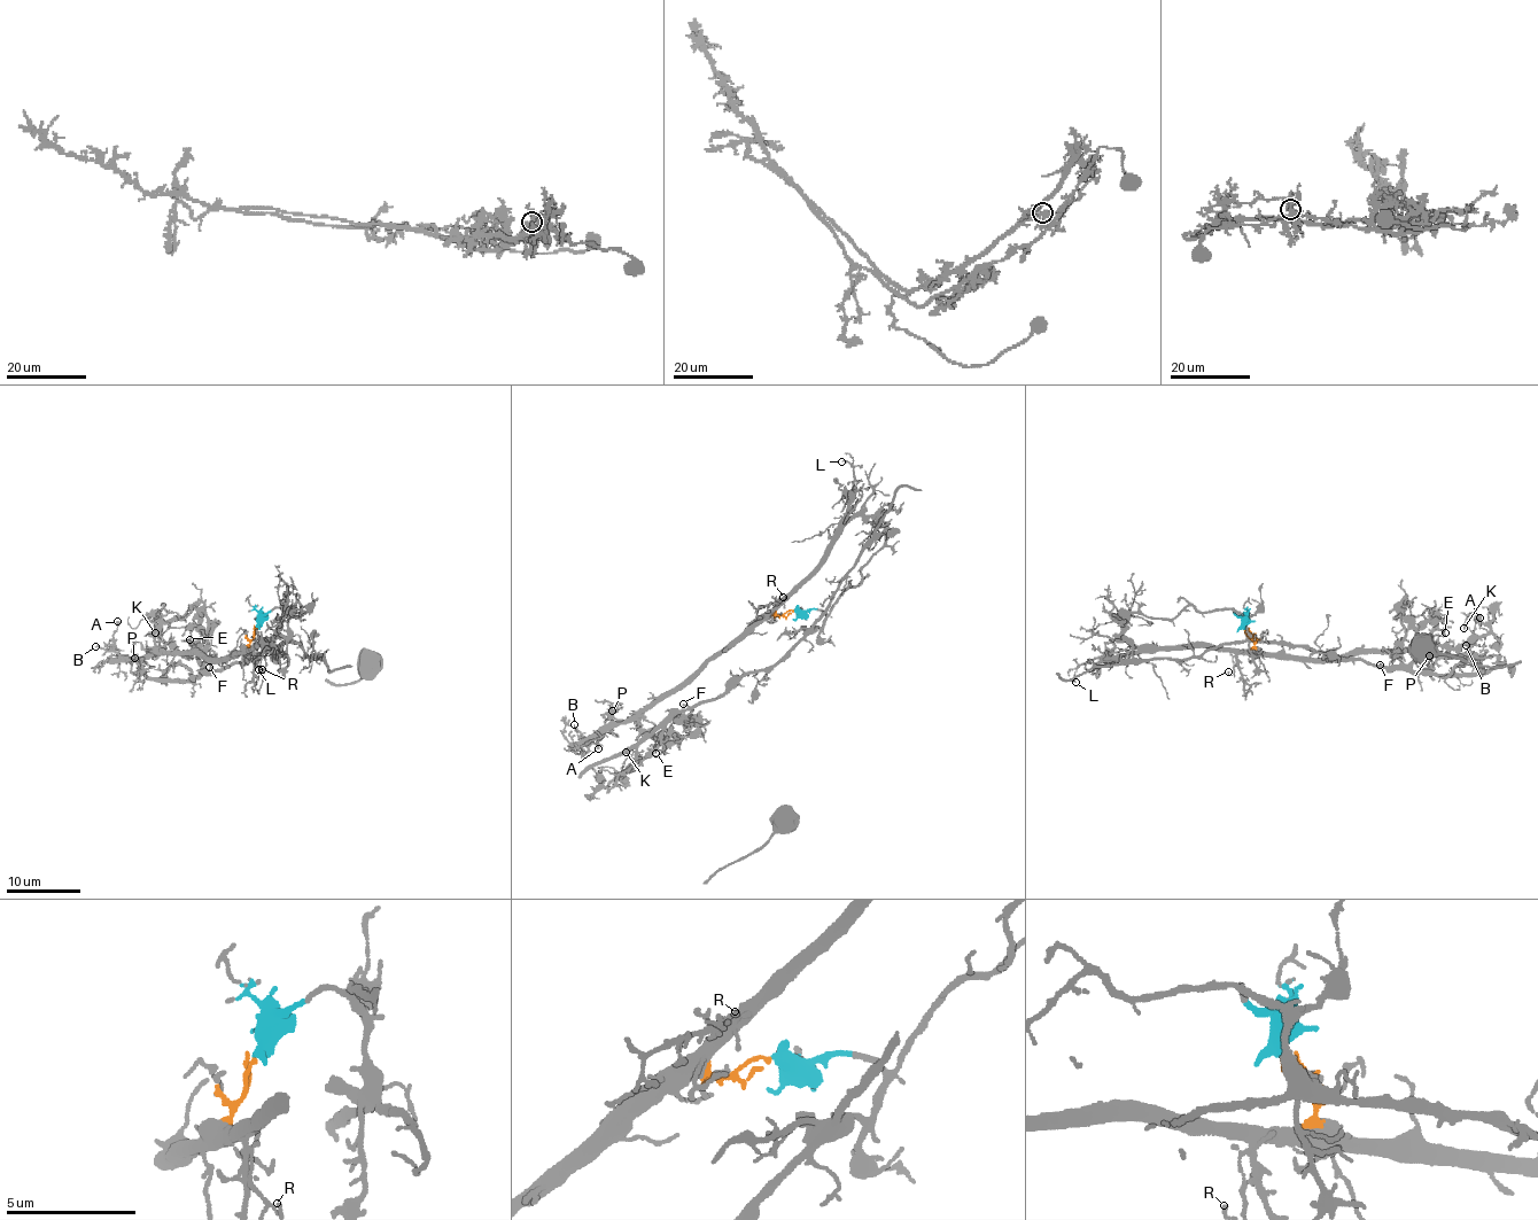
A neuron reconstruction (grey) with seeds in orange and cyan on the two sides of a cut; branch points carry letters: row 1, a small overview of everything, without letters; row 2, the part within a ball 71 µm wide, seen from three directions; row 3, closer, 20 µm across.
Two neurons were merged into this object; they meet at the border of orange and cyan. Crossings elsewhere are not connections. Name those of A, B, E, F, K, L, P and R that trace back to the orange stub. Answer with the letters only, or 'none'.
A, B, L, P, R

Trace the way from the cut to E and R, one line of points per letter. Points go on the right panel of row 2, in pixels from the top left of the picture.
E: (1244, 629), (1234, 610), (1261, 640), (1389, 668), (1404, 668), (1430, 639), (1445, 634)
R: (1244, 629), (1253, 645), (1237, 655), (1234, 674), (1228, 671)

